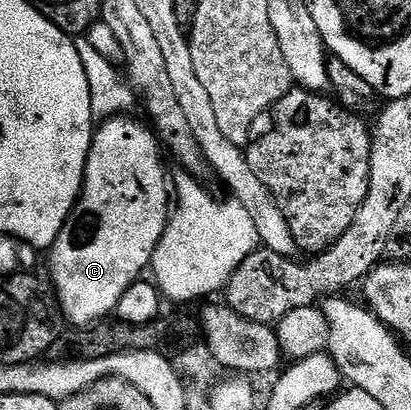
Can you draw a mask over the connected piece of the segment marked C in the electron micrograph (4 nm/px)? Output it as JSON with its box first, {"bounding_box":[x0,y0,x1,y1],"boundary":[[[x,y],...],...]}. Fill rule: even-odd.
{"bounding_box":[50,115,170,326],"boundary":[[[132,115],[111,117],[93,132],[84,172],[84,188],[80,190],[80,197],[50,250],[50,280],[56,290],[56,299],[60,302],[60,311],[69,326],[95,325],[115,314],[118,299],[122,299],[126,287],[141,280],[151,266],[154,251],[168,225],[170,173],[168,177],[164,170],[166,153],[159,136],[143,120],[135,121],[134,118]]]}

